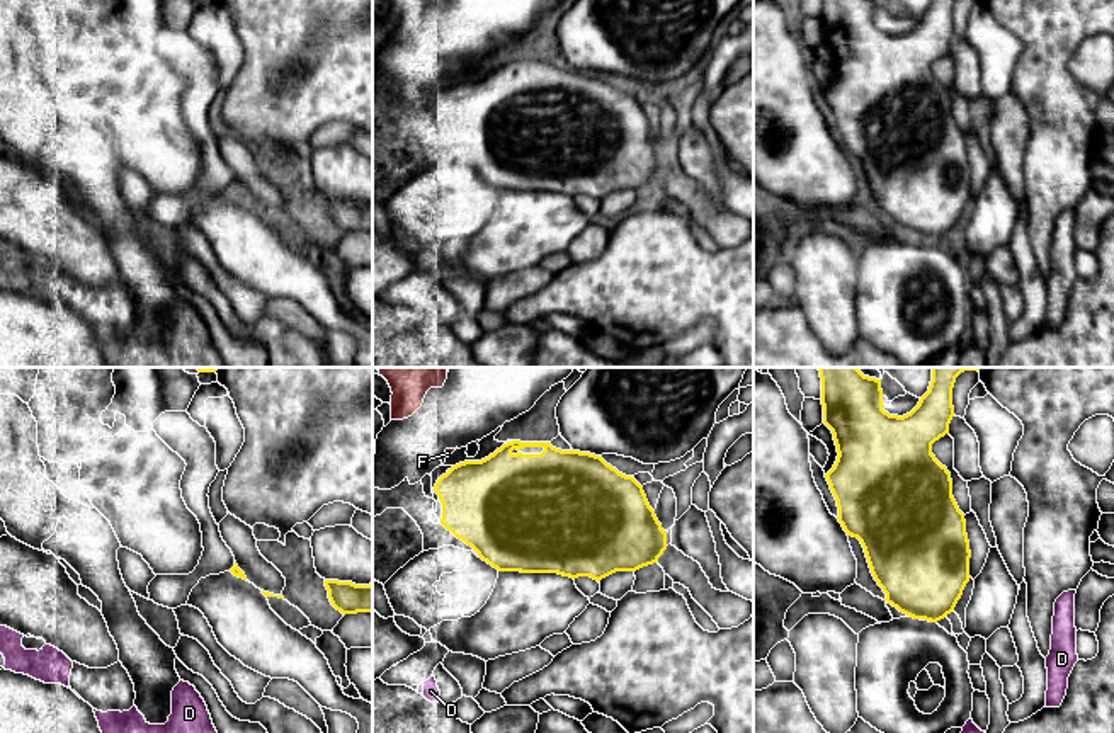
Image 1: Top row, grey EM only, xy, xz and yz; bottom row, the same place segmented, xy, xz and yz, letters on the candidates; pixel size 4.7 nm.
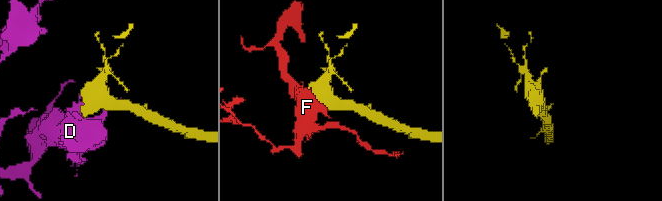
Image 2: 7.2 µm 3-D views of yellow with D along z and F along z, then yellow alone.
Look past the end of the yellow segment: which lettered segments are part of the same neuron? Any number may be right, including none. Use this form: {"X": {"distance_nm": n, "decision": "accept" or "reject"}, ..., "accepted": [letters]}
{"D": {"distance_nm": 420, "decision": "reject"}, "F": {"distance_nm": 50, "decision": "reject"}, "accepted": []}

